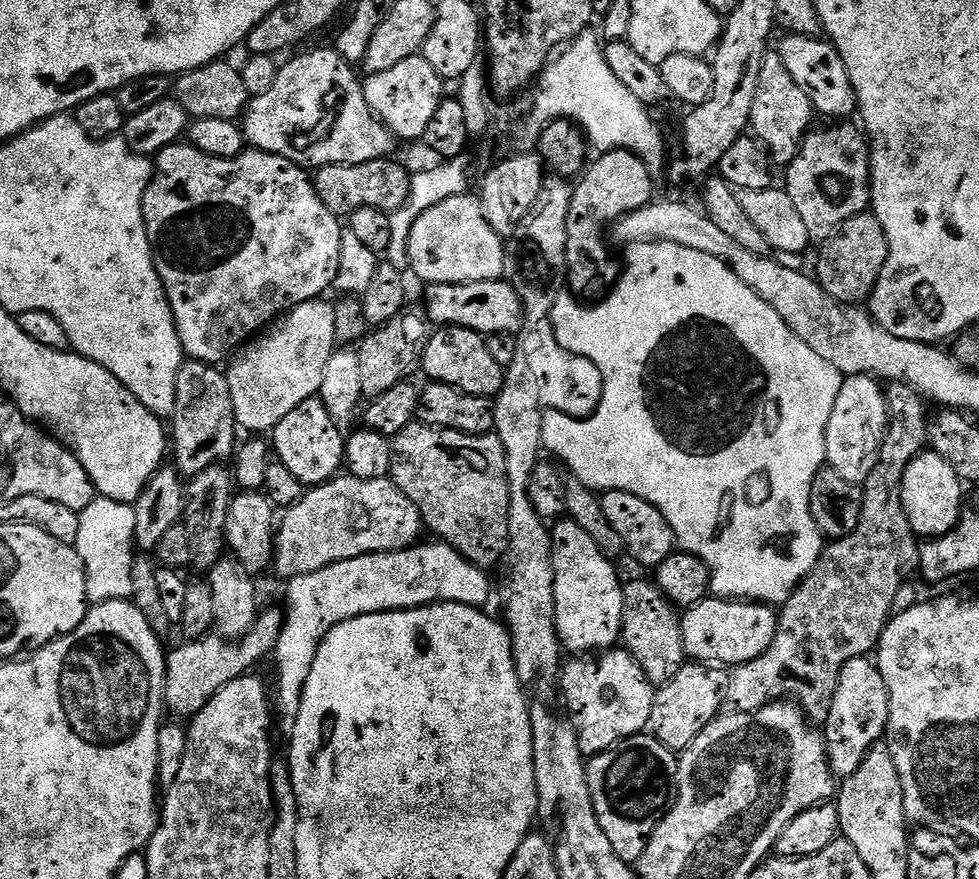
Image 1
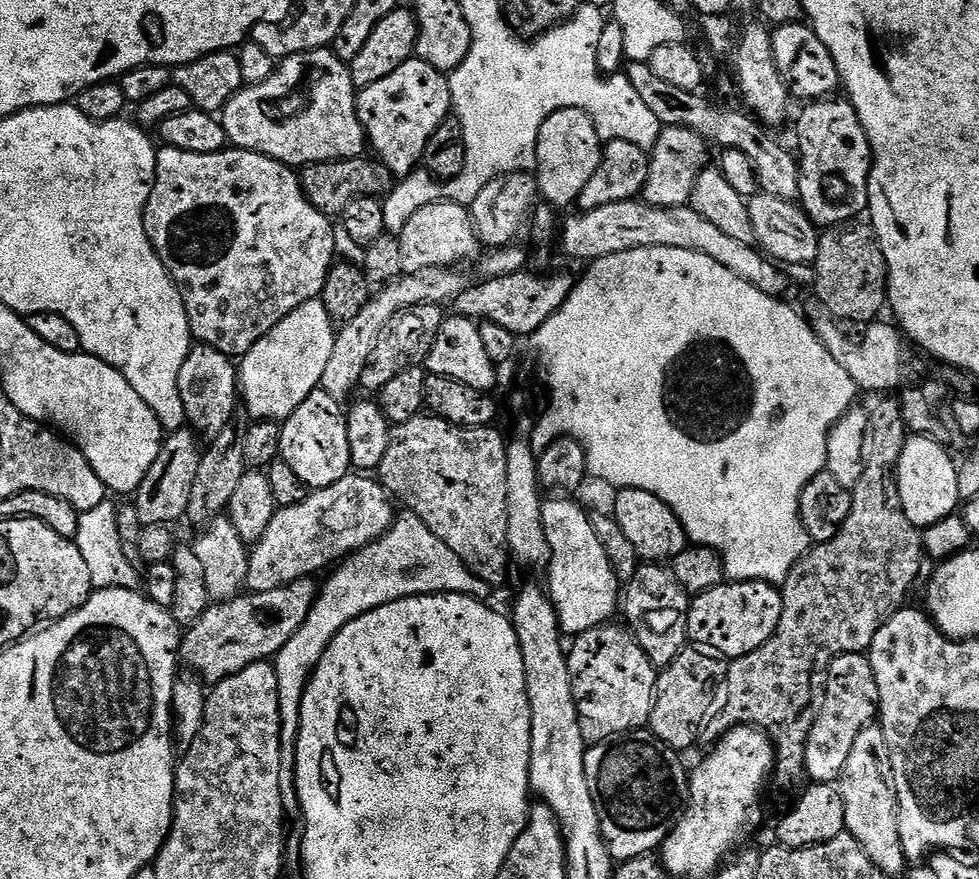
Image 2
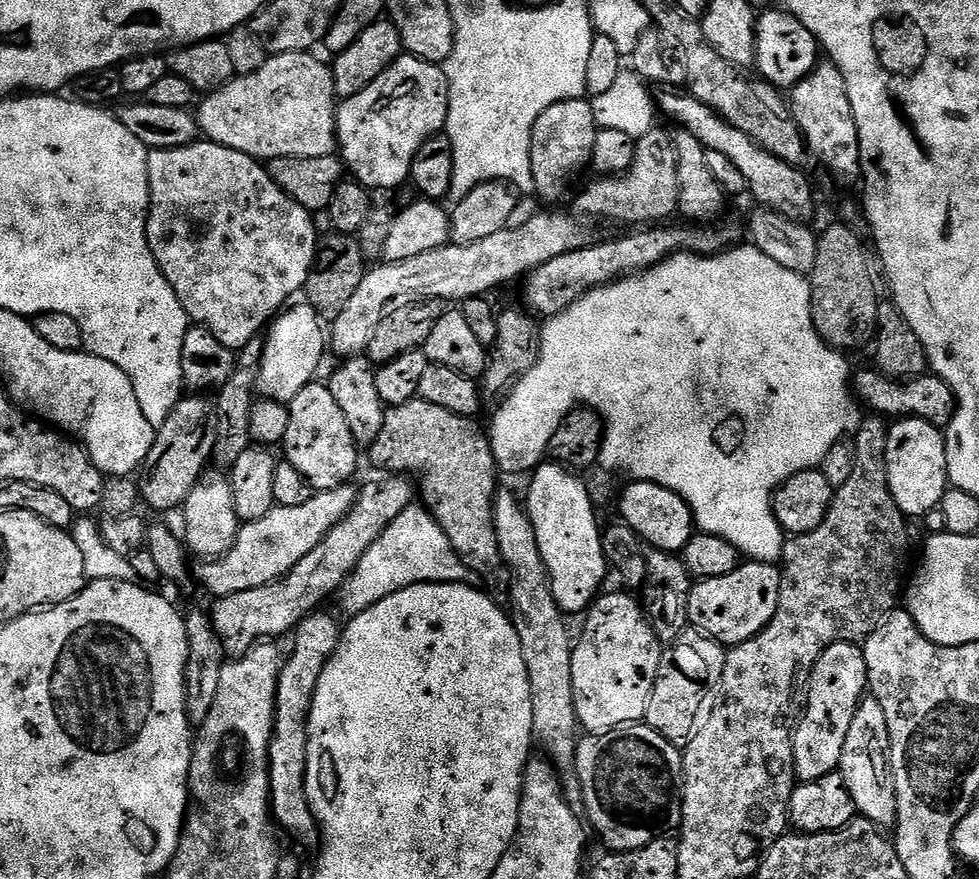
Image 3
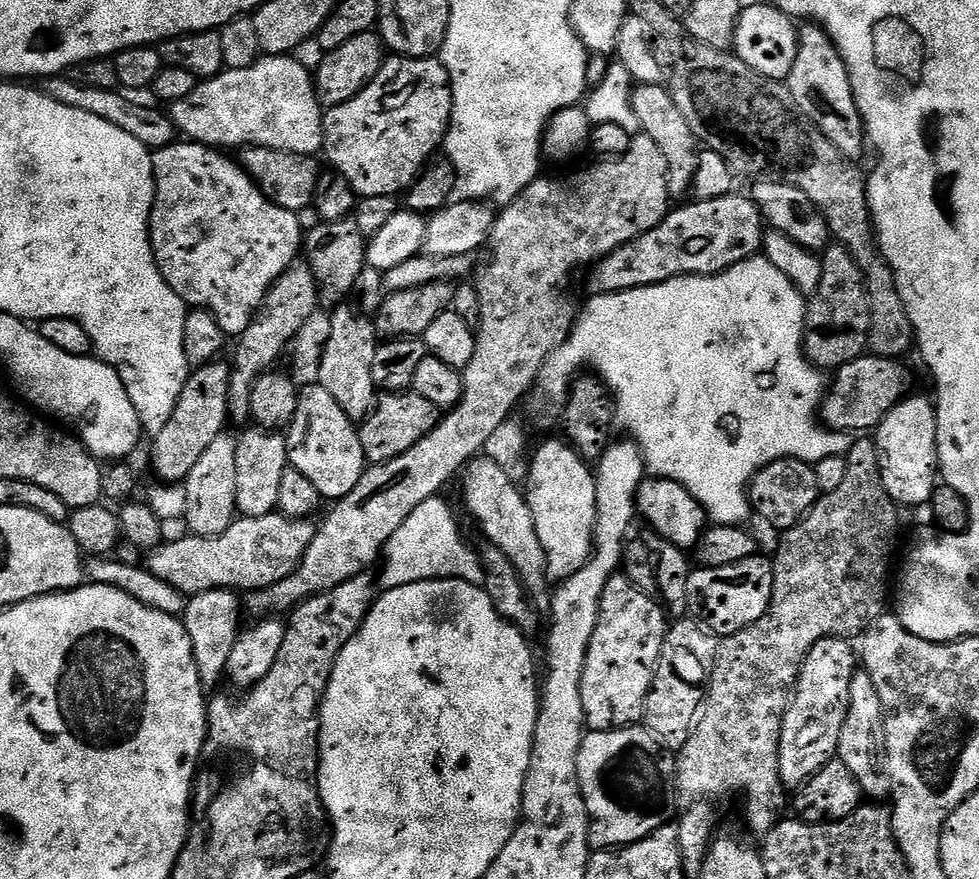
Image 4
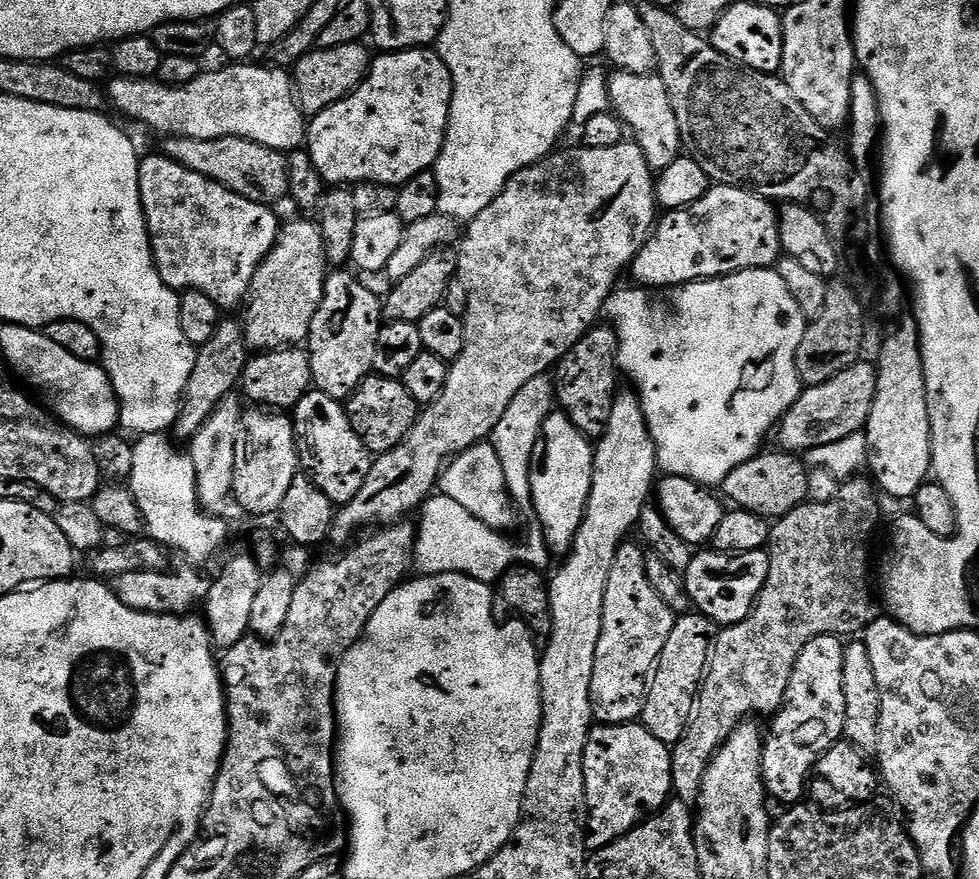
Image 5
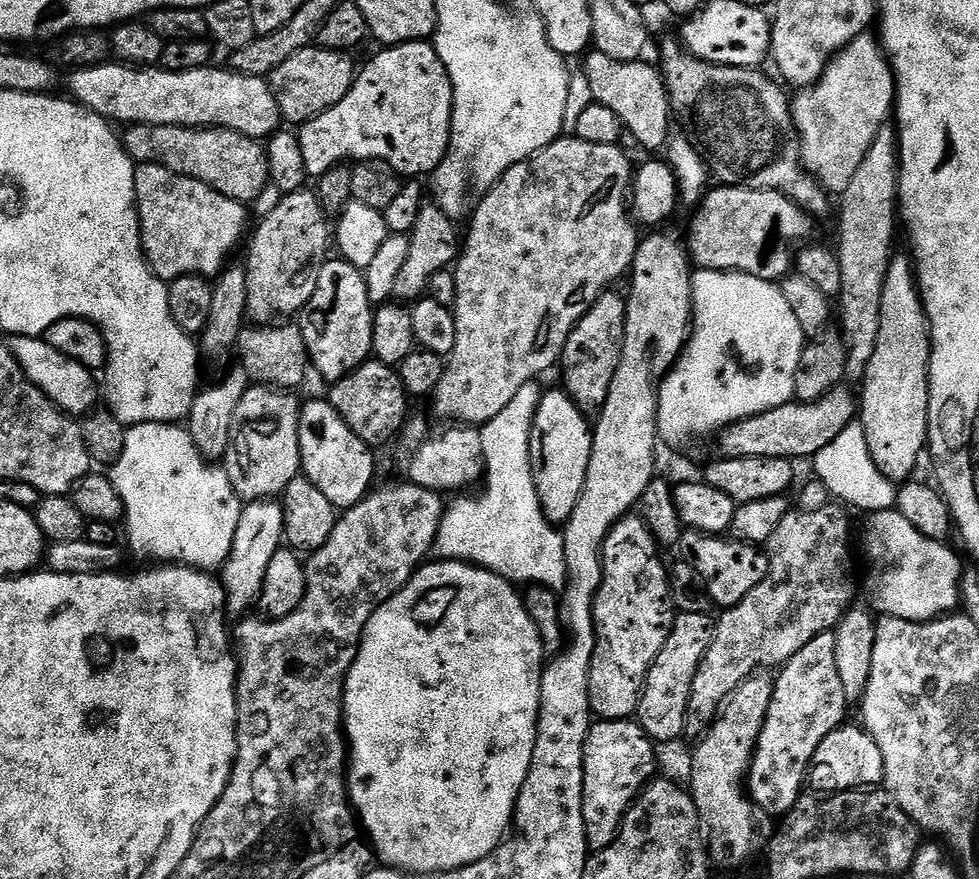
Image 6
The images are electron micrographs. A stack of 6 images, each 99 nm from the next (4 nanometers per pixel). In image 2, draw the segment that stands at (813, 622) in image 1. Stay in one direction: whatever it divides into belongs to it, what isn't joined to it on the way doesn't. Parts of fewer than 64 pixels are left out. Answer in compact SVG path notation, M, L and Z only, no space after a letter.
M880 398L876 405L871 405L870 411L868 413L868 437L866 438L866 442L862 442L862 458L864 459L864 469L862 470L862 478L858 478L858 482L856 483L856 487L851 489L852 493L852 505L850 506L850 514L846 518L846 522L842 522L842 526L838 530L838 534L834 534L834 538L830 538L824 544L816 544L815 546L809 547L808 553L804 555L799 562L796 563L794 567L790 570L790 574L784 580L782 585L782 591L784 594L784 601L782 602L782 618L778 618L778 626L774 630L774 634L767 640L762 647L758 650L754 650L750 654L746 654L742 658L738 658L737 660L731 661L727 665L726 668L726 692L728 688L728 697L724 700L724 709L721 710L720 716L719 712L716 715L713 715L711 719L709 719L706 725L706 736L709 736L709 741L715 742L720 739L721 736L724 735L725 732L729 732L731 728L735 728L737 724L751 724L758 728L763 728L765 732L768 734L769 740L772 741L774 745L774 784L777 784L780 788L792 788L796 783L801 779L802 781L805 779L806 773L804 770L804 759L806 758L806 742L808 741L808 731L810 730L810 726L812 725L809 713L804 713L804 707L807 706L808 703L812 700L812 683L816 680L816 672L820 672L819 674L827 673L828 667L832 665L832 662L839 658L842 654L854 654L855 652L863 652L867 653L868 649L871 648L872 643L874 642L874 634L878 634L878 630L882 630L882 626L887 622L888 619L895 612L900 611L901 608L905 607L906 601L904 600L908 596L908 591L912 588L912 583L916 580L916 575L920 572L920 559L925 559L926 553L924 551L924 545L921 544L921 529L915 528L913 524L910 522L910 518L906 518L906 514L902 510L902 502L900 501L900 495L896 492L896 482L894 479L894 473L896 470L896 463L898 462L898 458L902 454L902 450L904 449L904 441L906 439L906 429L904 426L904 419L902 418L902 410L900 409L899 399L893 398L893 400L888 400L892 398Z

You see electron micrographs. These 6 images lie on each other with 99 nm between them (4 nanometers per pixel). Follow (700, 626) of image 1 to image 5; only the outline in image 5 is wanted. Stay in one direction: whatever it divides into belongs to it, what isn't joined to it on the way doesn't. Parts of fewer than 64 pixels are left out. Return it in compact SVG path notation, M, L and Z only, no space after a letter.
M761 549L749 552L700 550L682 573L684 585L692 599L692 608L718 626L737 624L752 613L762 586L766 586L766 574L770 574L770 558L767 551Z

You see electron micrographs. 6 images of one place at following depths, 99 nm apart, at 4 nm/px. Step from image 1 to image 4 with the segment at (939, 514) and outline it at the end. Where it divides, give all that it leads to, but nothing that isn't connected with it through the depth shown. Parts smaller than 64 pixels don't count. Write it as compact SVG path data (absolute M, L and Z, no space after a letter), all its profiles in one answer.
M909 394L899 404L895 404L874 432L882 482L890 498L905 509L912 508L915 504L927 505L931 501L938 487L940 471L936 405L929 397L927 400L924 396L916 395Z

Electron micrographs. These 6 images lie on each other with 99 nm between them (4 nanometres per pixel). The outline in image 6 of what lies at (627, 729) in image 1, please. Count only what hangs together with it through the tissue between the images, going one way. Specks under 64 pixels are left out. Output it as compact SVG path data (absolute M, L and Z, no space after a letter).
M629 514L618 521L612 533L604 539L604 577L592 607L596 623L596 649L588 675L590 706L600 720L626 720L637 715L646 674L654 658L658 658L658 650L662 650L678 615L672 603L672 594L668 591L668 568L660 561L660 552L662 548L657 544L656 536L636 514Z

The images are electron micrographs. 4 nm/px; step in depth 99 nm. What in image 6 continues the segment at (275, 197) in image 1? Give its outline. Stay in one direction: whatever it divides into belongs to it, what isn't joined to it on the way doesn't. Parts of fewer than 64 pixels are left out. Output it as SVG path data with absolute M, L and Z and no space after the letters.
M142 164L136 169L136 209L140 215L140 241L144 257L148 259L152 273L165 282L183 276L219 276L229 263L228 255L239 246L240 239L242 244L249 231L250 212L245 205L234 198L226 198L226 194L218 194L218 190L206 186L206 182L179 176L157 164Z

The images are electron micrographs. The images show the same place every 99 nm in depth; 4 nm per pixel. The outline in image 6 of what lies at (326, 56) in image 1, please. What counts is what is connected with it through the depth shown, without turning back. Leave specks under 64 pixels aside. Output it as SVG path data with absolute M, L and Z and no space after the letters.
M119 62L99 64L71 73L68 88L71 99L96 112L109 122L121 120L121 125L153 124L154 126L178 126L179 128L225 128L240 132L243 136L267 138L281 127L282 117L272 85L263 76L247 76L231 70L209 66L189 72L165 72L163 68L134 68Z

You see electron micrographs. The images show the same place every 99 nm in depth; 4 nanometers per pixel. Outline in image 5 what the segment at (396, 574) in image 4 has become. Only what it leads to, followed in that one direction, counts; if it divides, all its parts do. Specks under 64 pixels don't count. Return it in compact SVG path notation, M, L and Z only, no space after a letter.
M443 494L429 496L419 509L419 516L420 520L418 519L416 529L416 545L412 547L412 564L419 575L433 576L434 574L450 574L453 572L454 574L466 574L478 582L492 586L517 562L537 570L547 569L550 553L544 545L543 531L535 530L536 532L530 533L528 541L515 548L508 541L509 537L505 533L495 532L490 526L486 526L486 522L474 518L474 514L470 514L470 510L466 510L459 502L454 502L454 498L446 498Z

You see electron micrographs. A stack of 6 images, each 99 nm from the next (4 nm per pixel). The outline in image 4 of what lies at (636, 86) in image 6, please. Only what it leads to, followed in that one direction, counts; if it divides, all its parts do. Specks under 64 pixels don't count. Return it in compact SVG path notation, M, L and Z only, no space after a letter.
M664 84L639 85L633 91L632 105L634 106L634 114L638 114L640 132L654 138L654 142L658 142L658 150L662 150L662 155L666 157L669 197L676 202L683 201L687 197L684 195L689 195L692 192L694 174L700 157L694 130L690 130L686 118L679 112L678 106L674 106L672 93Z

